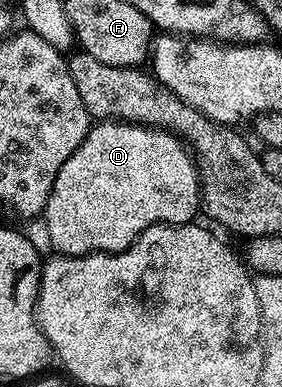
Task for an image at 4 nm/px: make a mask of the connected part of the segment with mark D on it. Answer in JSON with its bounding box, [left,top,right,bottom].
[43,121,201,257]

